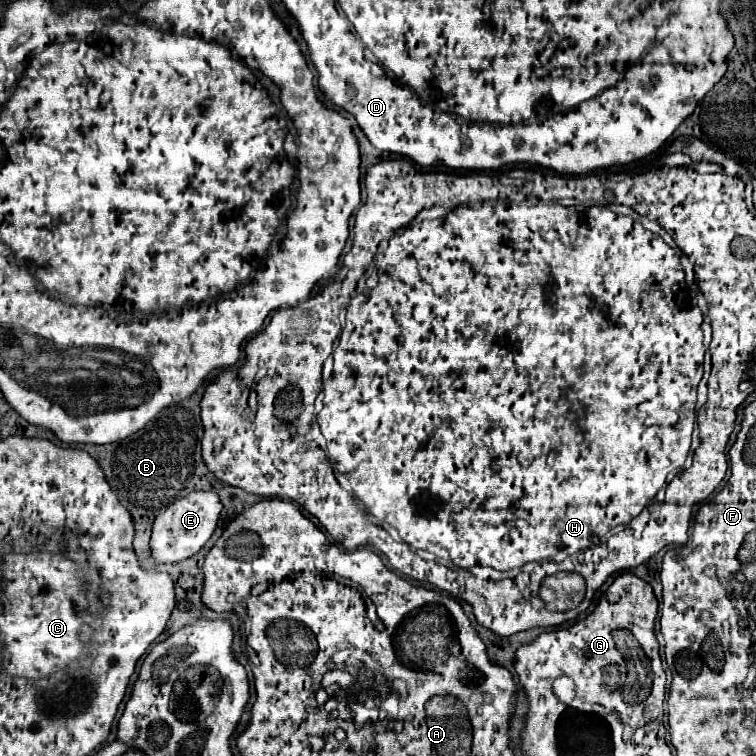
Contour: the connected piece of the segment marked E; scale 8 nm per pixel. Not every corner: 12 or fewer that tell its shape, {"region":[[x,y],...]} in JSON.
{"region":[[213,490],[167,506],[153,524],[153,558],[197,554],[223,512]]}

